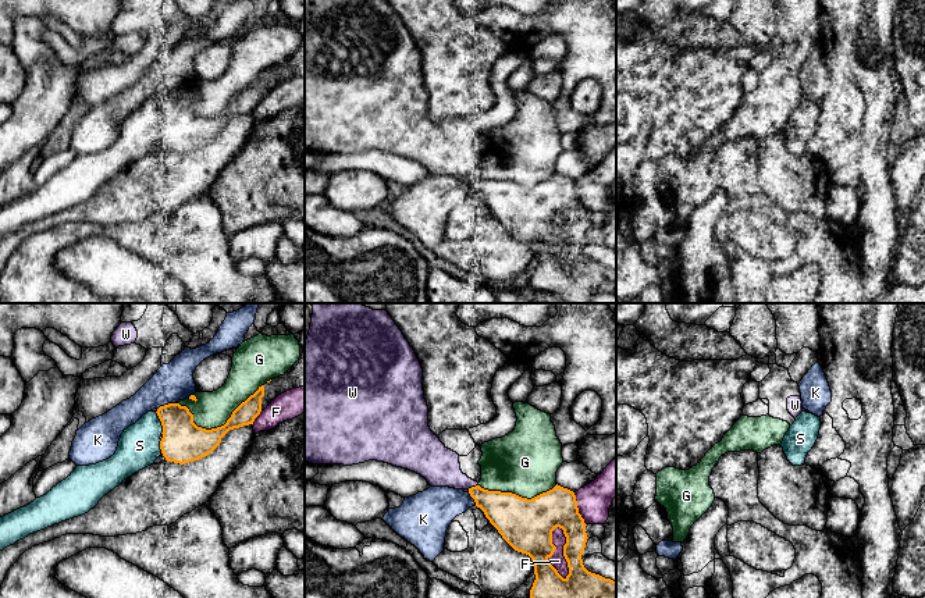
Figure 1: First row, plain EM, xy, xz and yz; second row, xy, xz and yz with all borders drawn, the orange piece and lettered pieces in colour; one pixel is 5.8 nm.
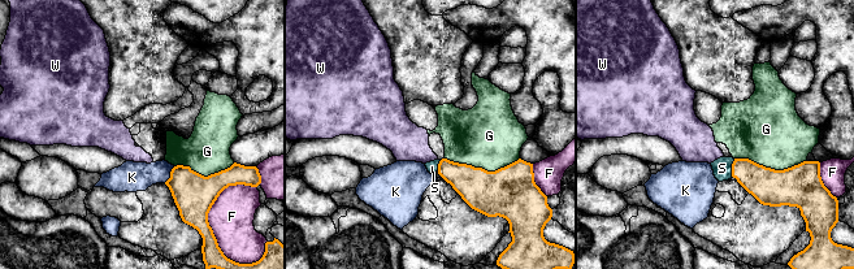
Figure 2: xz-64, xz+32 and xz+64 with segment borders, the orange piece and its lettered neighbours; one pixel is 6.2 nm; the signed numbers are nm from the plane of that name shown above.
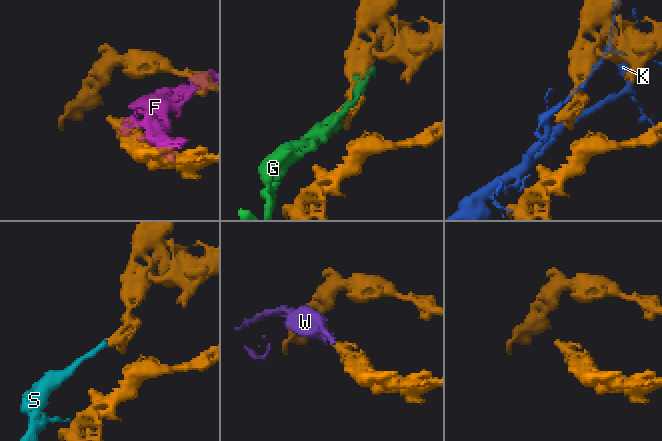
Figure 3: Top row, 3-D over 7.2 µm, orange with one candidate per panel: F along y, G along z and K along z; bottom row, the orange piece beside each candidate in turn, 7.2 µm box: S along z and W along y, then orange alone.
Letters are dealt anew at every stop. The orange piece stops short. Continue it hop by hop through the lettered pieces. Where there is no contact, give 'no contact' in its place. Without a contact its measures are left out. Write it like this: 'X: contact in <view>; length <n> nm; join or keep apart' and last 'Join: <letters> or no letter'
F: contact in xz; length 320 nm; keep apart
G: contact in xy; length 500 nm; keep apart
K: contact in xy; length 110 nm; keep apart
S: contact in xy; length 130 nm; join
W: contact in xz; length 70 nm; keep apart
Join: S

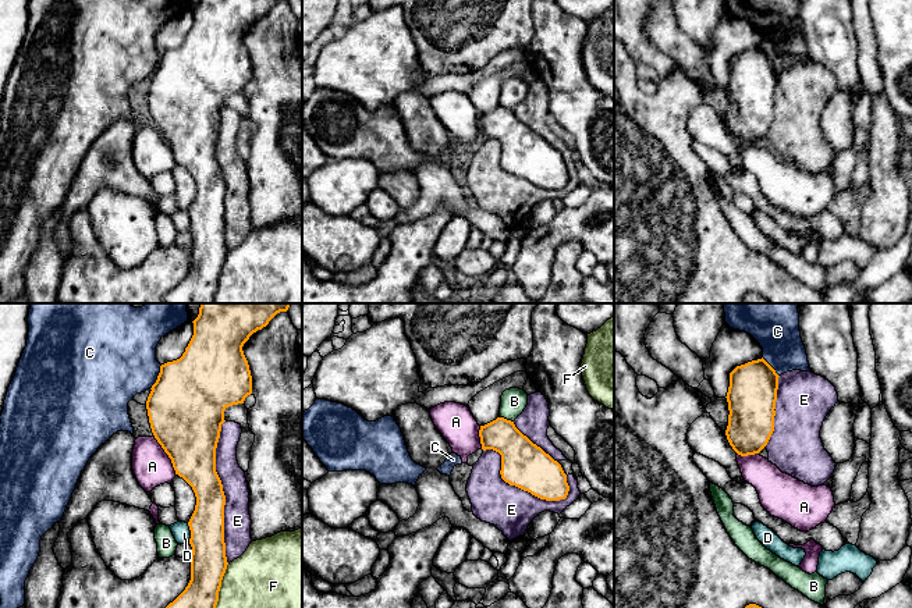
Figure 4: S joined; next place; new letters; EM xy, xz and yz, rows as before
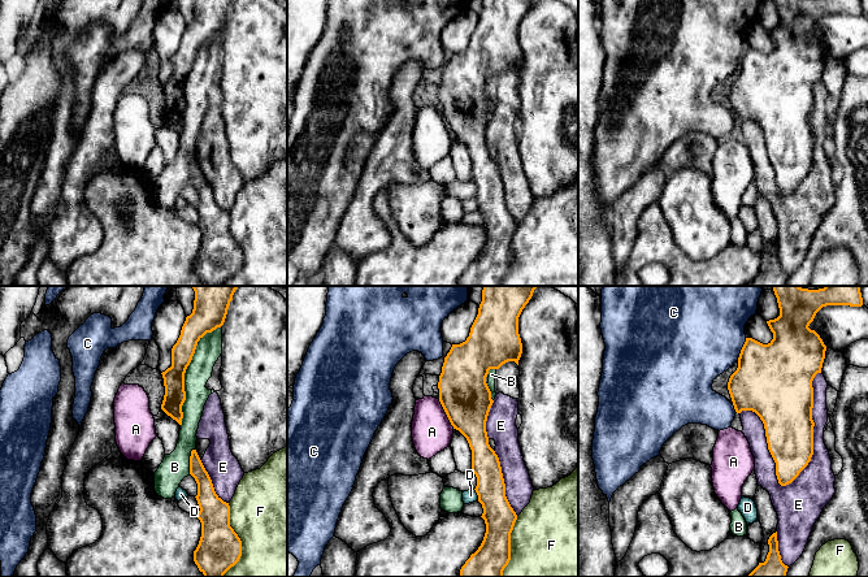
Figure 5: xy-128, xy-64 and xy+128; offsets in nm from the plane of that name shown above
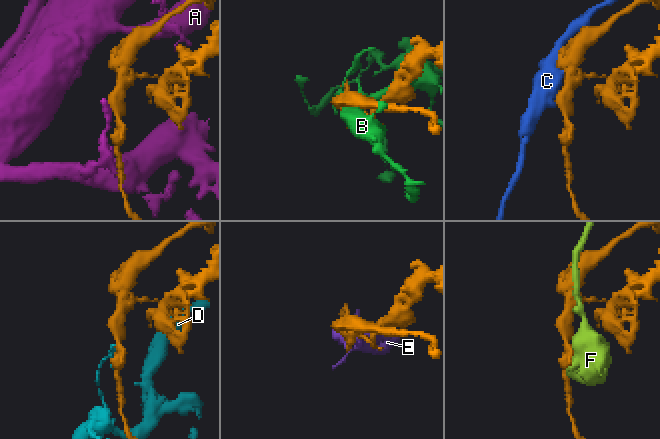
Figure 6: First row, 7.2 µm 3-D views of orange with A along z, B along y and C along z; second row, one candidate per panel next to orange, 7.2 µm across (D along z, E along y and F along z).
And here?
A: contact in xy; length 280 nm; keep apart
B: contact in xz; length 90 nm; keep apart
C: contact in xy; length 160 nm; keep apart
D: contact in xy; length 110 nm; keep apart
E: contact in xy; length 800 nm; keep apart
F: contact in xy; length 260 nm; keep apart
Join: no letter

